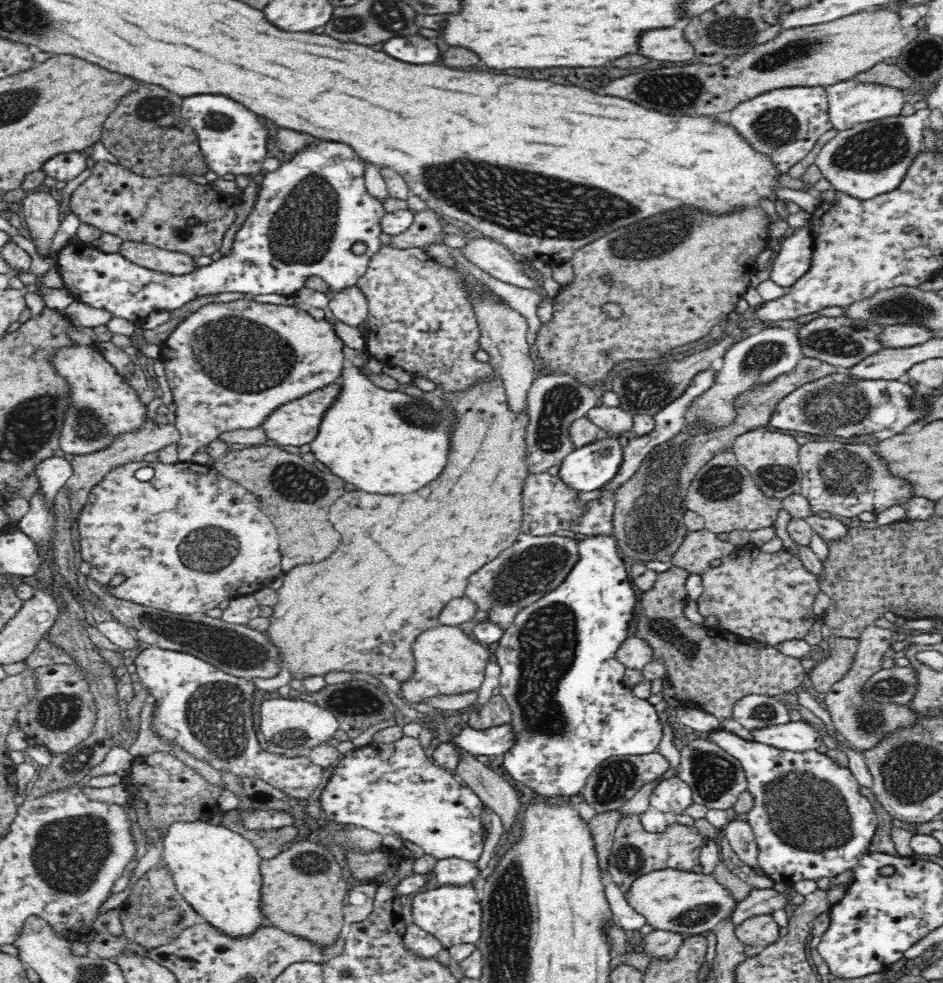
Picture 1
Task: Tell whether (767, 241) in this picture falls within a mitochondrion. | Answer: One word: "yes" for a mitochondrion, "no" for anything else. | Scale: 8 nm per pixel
no

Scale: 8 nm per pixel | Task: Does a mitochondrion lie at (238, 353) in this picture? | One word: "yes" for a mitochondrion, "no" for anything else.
yes

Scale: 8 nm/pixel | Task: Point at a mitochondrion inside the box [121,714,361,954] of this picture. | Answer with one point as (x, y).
(307, 863)

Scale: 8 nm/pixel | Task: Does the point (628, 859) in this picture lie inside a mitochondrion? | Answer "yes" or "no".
yes

